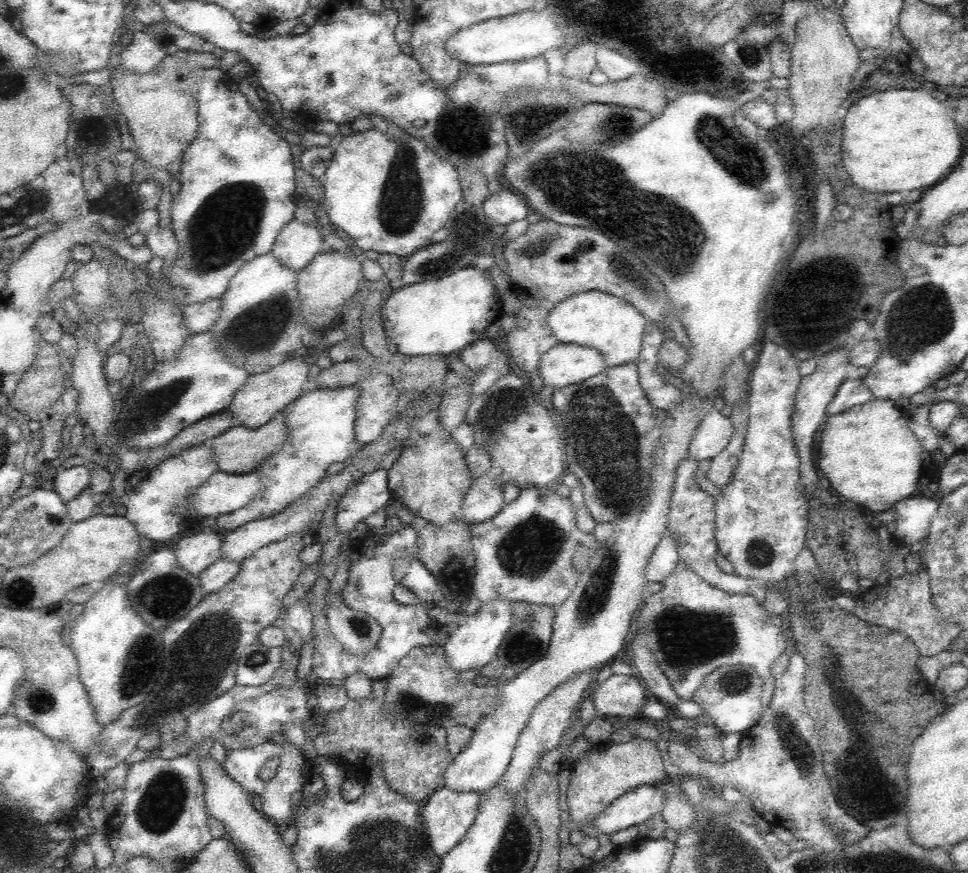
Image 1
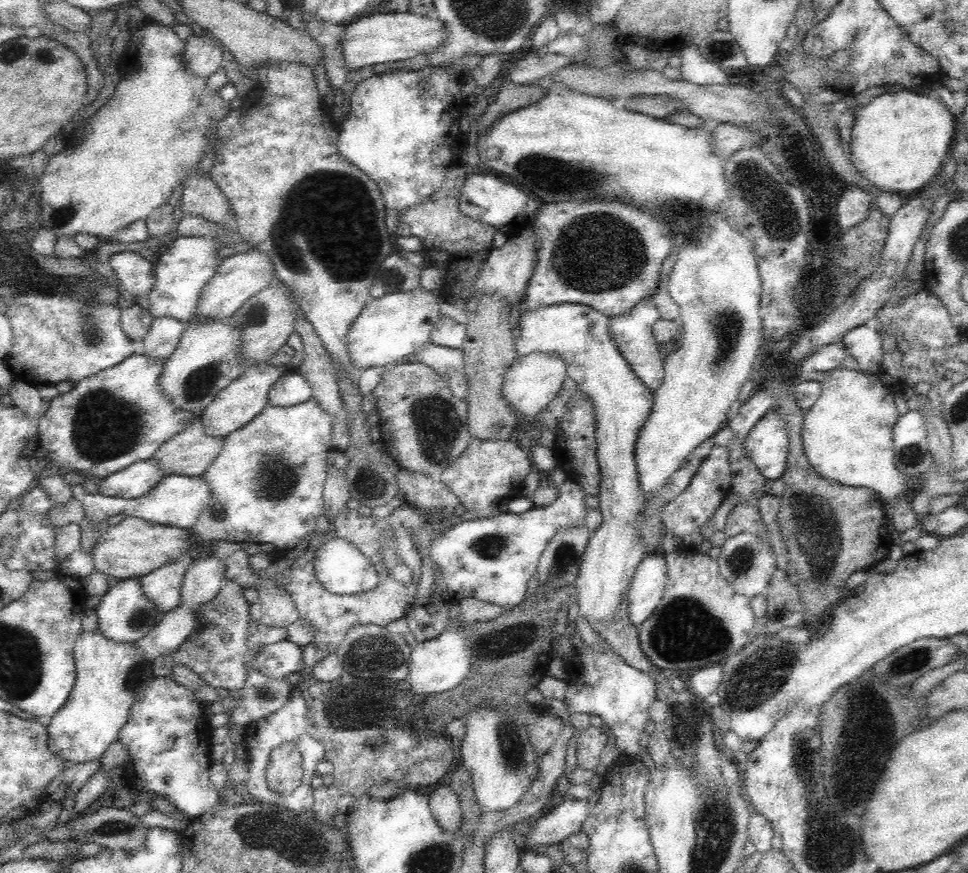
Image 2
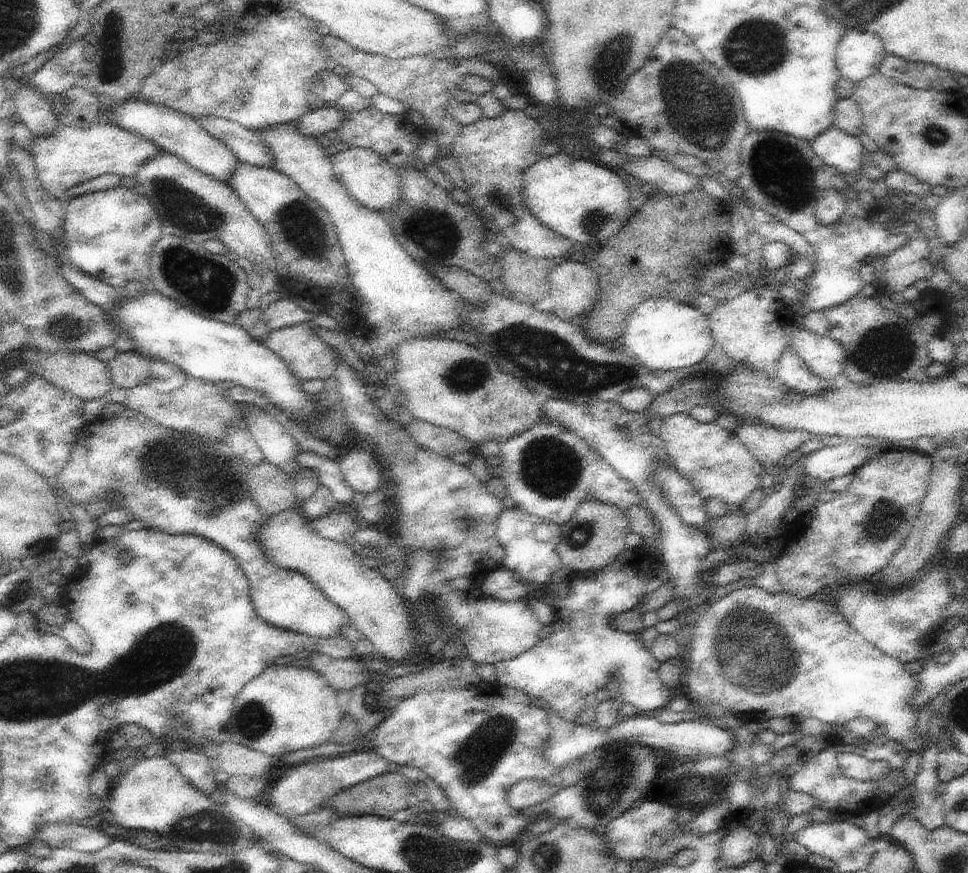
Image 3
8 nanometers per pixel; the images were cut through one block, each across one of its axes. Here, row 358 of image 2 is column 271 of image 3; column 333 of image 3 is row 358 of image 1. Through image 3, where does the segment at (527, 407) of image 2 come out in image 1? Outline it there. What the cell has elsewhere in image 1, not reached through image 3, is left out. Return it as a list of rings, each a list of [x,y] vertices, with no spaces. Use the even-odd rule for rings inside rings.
[[[556,344],[552,350],[548,350],[542,358],[540,358],[540,368],[538,372],[542,374],[544,386],[550,386],[554,392],[562,390],[566,386],[576,386],[582,382],[588,382],[588,378],[596,378],[598,374],[602,374],[608,366],[604,356],[588,346],[566,346],[566,344]]]

